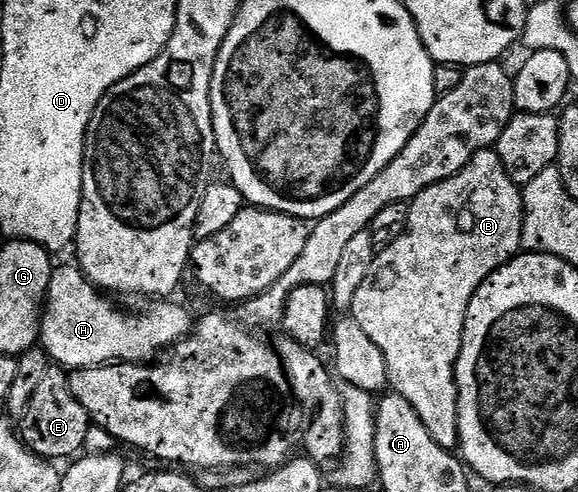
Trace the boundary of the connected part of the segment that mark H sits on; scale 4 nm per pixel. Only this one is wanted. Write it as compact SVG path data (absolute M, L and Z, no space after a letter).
M73 263L63 268L55 267L50 274L50 285L46 295L46 307L42 313L42 330L40 344L45 349L49 359L55 365L66 370L75 368L92 368L100 364L145 364L159 359L167 350L185 340L192 331L192 319L186 308L170 302L154 302L147 312L125 312L113 304L109 295L103 294L95 288L81 268Z

